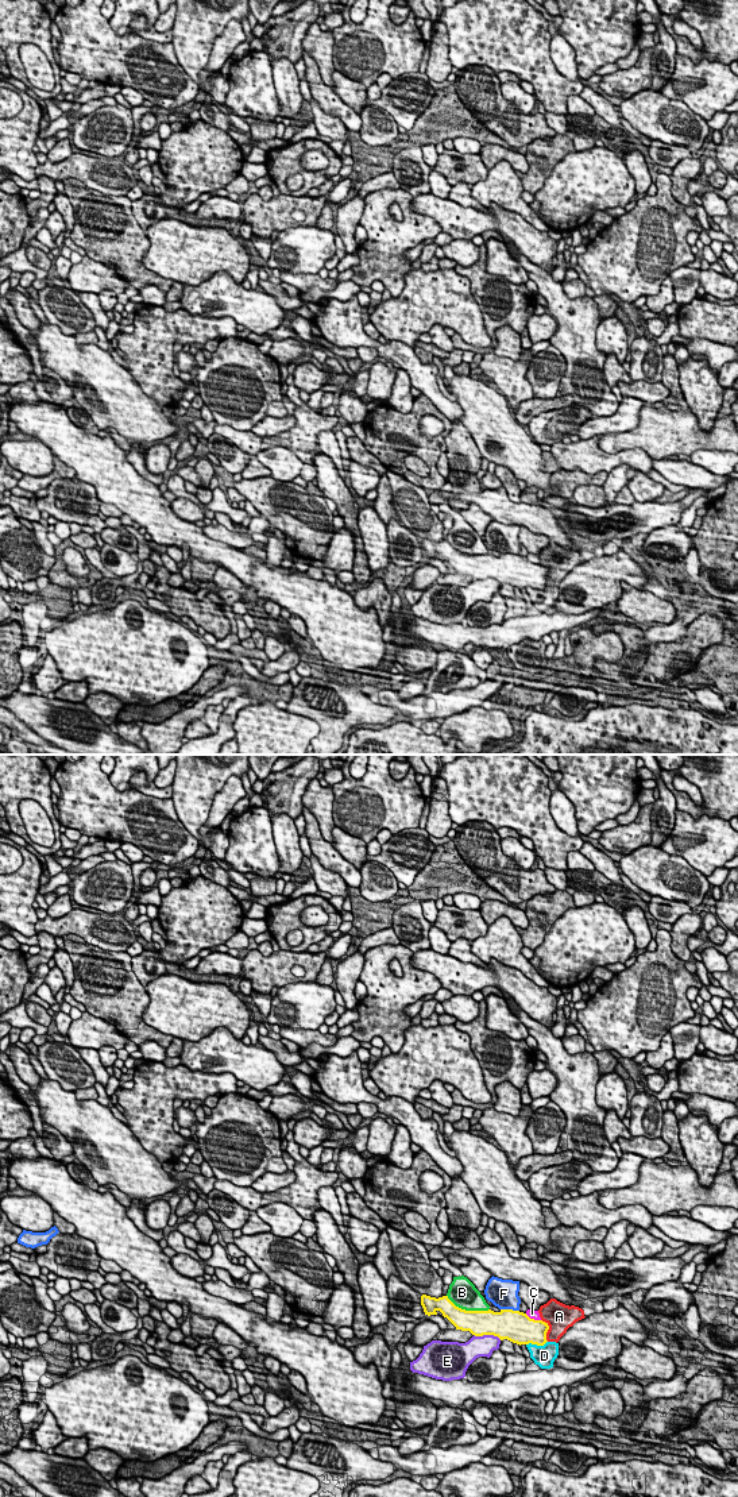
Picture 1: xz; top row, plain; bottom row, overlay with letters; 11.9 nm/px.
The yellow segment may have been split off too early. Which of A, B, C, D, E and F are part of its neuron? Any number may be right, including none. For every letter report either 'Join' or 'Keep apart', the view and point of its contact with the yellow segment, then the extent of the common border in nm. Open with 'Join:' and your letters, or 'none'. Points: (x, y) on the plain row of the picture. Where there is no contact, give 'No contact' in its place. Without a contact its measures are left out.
Join: none
A: Keep apart. Touches yellow at xz (548, 573). Shared border 280 nm
B: Keep apart. Touches yellow at xz (467, 555). Shared border 550 nm
C: Keep apart. Touches yellow at xz (533, 563). Shared border 200 nm
D: Keep apart. Touches yellow at xz (536, 587). Shared border 260 nm
E: Keep apart. Touches yellow at xz (487, 578). Shared border 340 nm
F: Keep apart. Touches yellow at xz (510, 554). Shared border 220 nm

